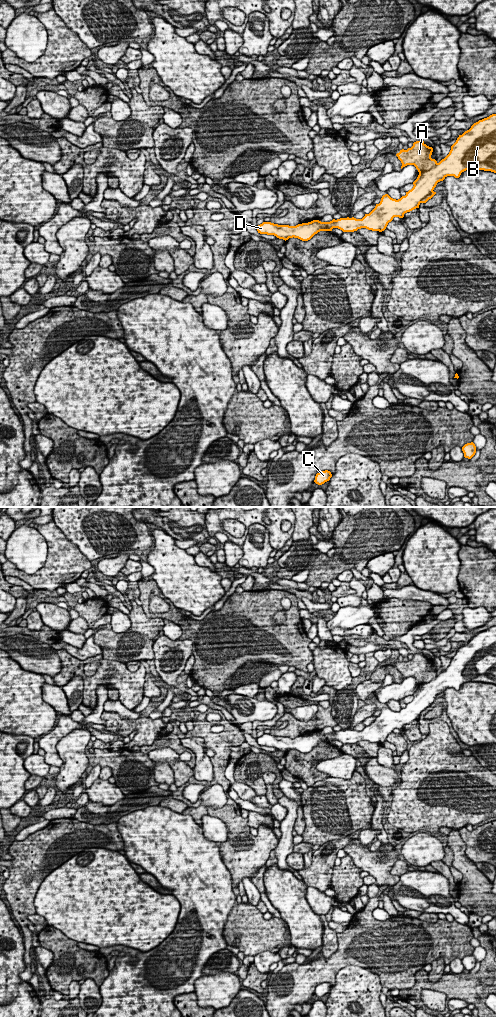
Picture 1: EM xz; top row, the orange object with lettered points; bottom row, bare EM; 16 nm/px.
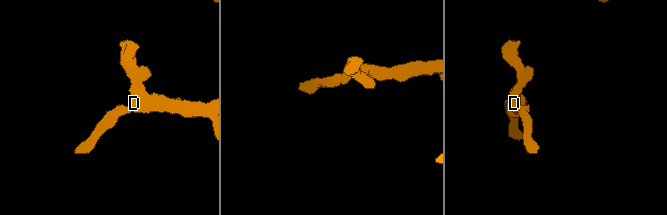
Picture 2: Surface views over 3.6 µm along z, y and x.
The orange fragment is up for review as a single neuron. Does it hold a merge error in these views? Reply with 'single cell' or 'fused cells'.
fused cells

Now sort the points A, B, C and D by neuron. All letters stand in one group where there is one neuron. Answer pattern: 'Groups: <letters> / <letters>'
Groups: A / B C D

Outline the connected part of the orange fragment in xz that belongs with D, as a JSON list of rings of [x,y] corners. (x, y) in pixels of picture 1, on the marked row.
[[[496,114],[479,120],[459,135],[449,154],[428,171],[419,173],[413,188],[405,196],[396,200],[388,194],[383,195],[380,203],[362,219],[313,220],[296,226],[263,222],[256,229],[260,234],[274,235],[285,241],[293,237],[308,241],[318,232],[332,231],[333,228],[343,232],[354,232],[361,228],[382,232],[394,217],[403,218],[405,213],[419,208],[421,200],[434,190],[438,182],[447,176],[459,178],[466,170],[496,173]]]

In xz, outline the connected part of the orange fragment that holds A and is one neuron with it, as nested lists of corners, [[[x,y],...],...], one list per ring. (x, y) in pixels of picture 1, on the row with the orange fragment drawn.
[[[416,141],[411,148],[400,150],[396,156],[402,163],[401,169],[407,165],[414,165],[421,173],[437,164],[437,161],[431,158],[432,152],[433,148],[427,146],[424,141]]]

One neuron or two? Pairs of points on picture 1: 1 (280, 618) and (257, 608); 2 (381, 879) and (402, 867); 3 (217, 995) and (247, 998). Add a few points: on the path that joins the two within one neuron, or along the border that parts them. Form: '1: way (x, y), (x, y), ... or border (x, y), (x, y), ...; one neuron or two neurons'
1: border (283, 609), (273, 616), (274, 623); two neurons
2: border (398, 859), (391, 869), (391, 873), (394, 876); two neurons
3: way (224, 995), (228, 998), (240, 998); one neuron

